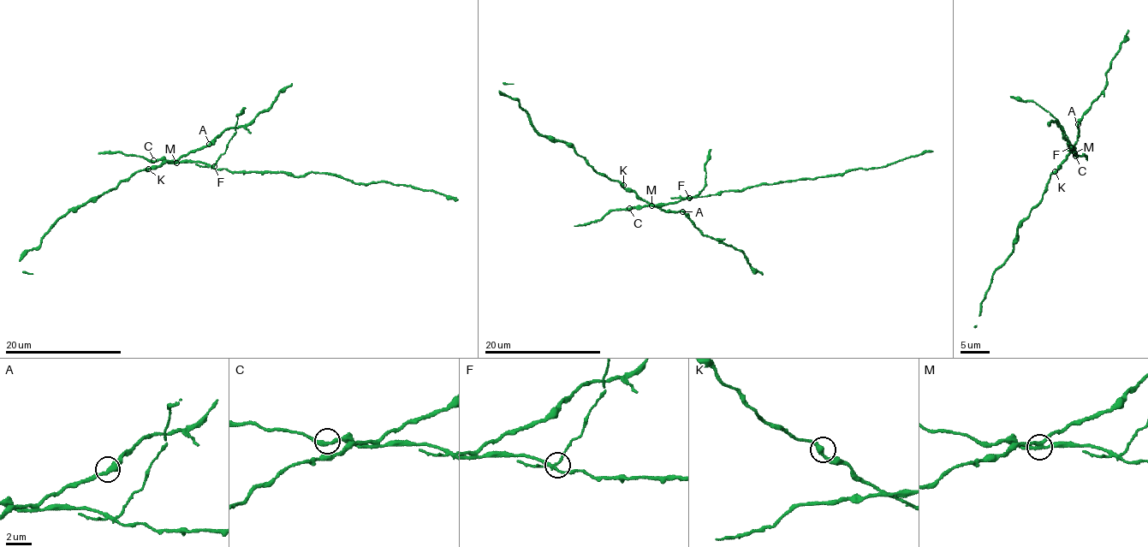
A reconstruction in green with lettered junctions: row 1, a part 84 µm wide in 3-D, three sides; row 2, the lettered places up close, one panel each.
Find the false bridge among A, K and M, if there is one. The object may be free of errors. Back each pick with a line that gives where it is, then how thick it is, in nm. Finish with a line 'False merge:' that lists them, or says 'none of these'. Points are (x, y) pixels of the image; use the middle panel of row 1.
M: (651, 205) | 280 nm
False merge: M

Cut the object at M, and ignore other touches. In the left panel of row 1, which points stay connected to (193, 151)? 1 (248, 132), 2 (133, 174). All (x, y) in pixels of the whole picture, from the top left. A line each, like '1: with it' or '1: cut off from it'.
1: with it
2: with it

